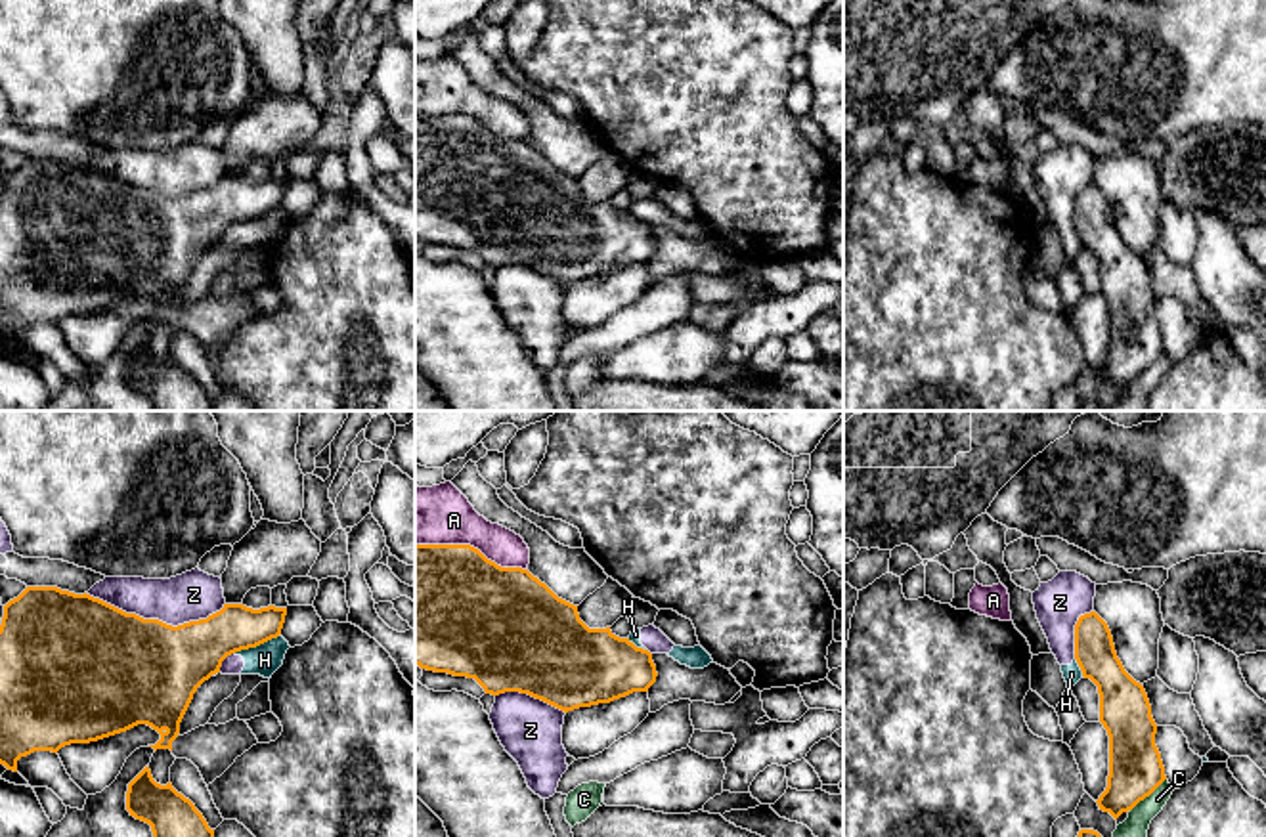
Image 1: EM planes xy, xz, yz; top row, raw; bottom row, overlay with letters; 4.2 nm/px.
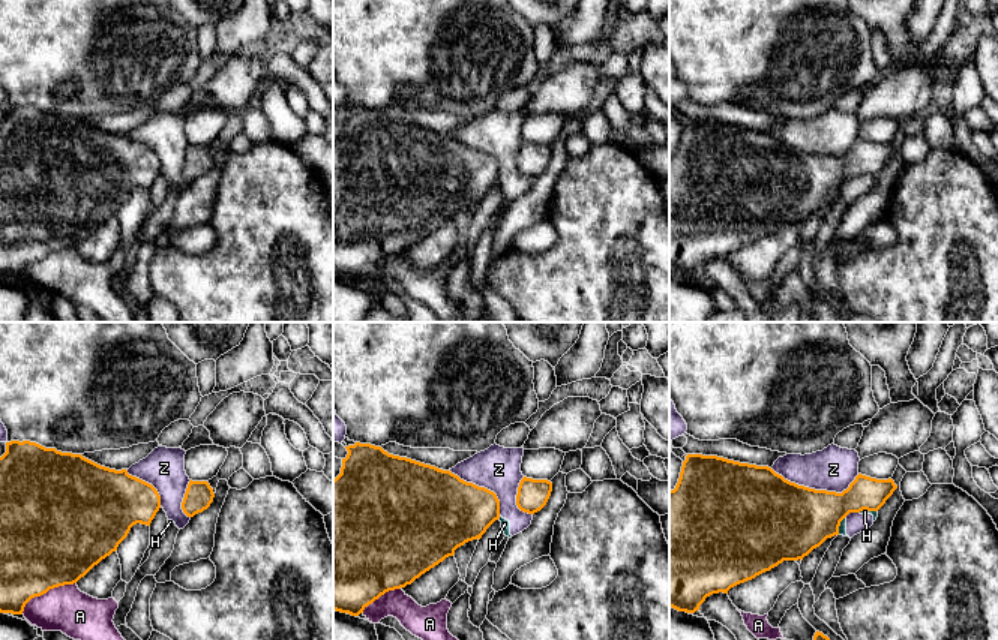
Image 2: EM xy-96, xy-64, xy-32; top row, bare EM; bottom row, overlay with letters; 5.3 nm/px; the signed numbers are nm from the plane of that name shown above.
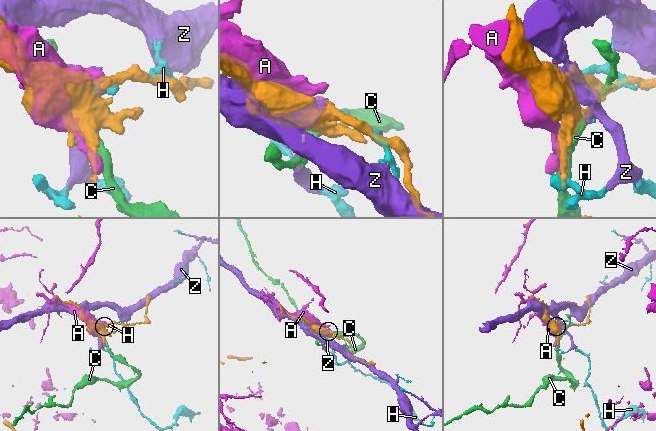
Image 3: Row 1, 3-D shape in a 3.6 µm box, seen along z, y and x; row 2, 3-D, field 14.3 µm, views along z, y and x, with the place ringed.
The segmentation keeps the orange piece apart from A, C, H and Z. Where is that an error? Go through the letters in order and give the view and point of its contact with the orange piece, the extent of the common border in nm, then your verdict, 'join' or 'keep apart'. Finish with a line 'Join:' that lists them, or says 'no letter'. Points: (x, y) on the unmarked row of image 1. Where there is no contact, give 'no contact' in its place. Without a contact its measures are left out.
A: contact xz (469, 117); length 480 nm; keep apart
C: contact yz (1148, 367); length 200 nm; keep apart
H: contact xy (257, 216); length 220 nm; keep apart
Z: contact xy (155, 192); length 600 nm; keep apart
Join: no letter

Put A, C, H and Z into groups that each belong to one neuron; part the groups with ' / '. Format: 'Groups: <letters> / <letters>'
Groups: A / C / H Z

